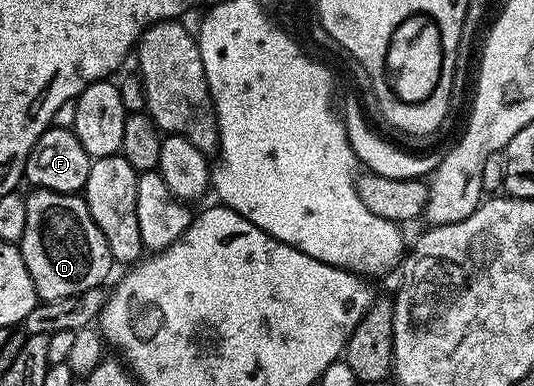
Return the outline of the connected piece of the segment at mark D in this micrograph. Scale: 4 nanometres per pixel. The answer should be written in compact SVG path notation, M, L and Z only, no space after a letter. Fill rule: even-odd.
M42 188L30 193L25 196L27 230L23 230L19 247L38 297L58 300L102 287L109 271L115 268L115 261L109 252L107 238L103 238L99 226L95 226L84 199L71 192L52 192Z

